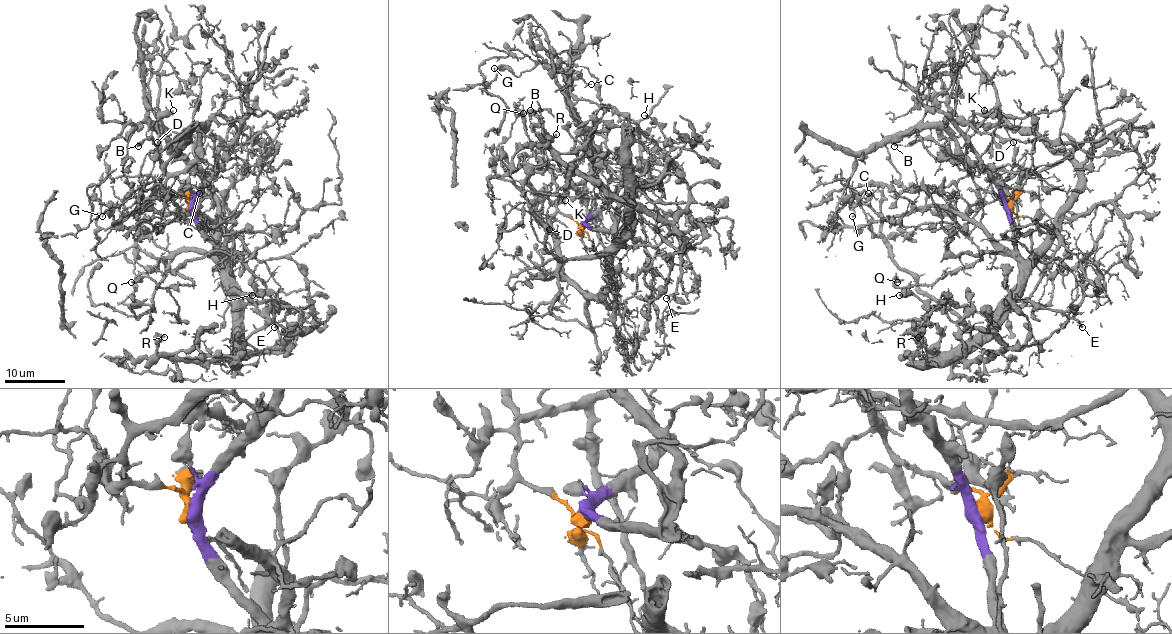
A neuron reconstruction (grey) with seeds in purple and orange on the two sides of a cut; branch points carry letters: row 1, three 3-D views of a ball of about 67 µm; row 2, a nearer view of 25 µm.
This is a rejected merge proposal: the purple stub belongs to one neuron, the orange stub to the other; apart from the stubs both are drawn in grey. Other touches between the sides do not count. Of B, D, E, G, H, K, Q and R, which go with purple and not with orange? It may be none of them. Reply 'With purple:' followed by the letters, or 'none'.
With purple: E, H, Q, R

